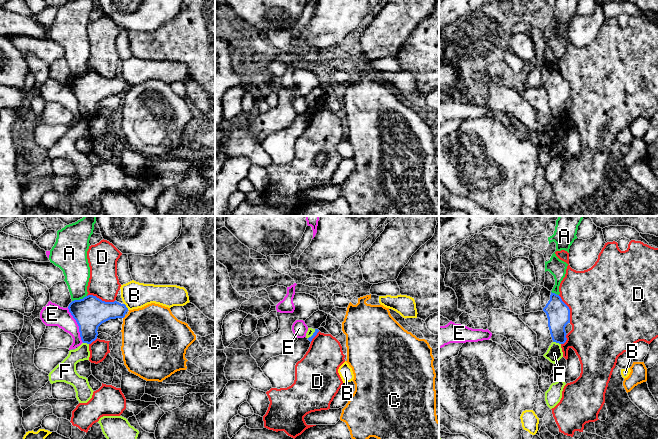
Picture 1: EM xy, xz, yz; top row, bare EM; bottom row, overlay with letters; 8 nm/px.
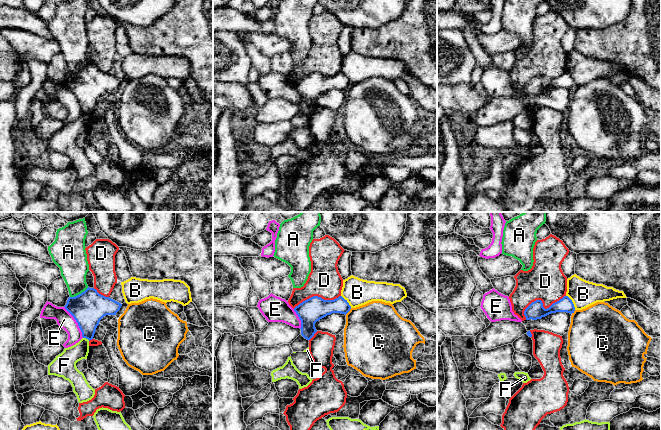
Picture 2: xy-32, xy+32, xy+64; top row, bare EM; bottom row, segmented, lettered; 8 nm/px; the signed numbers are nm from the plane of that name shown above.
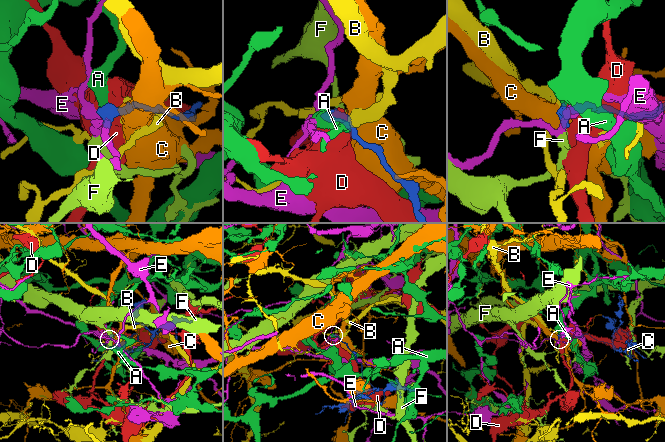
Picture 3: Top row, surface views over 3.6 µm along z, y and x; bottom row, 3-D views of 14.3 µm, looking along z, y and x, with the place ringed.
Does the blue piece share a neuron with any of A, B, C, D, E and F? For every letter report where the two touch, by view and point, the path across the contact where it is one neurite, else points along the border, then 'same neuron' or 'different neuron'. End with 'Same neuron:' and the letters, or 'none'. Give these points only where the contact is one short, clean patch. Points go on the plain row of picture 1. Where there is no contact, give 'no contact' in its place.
A: xy (80, 75) | along xy (86, 71), (72, 77) | different neuron
B: xy (125, 82) | along xy (124, 79), (128, 85) | different neuron
C: xy (124, 92) | different neuron
D: xy (100, 75) | different neuron
E: xy (78, 101) | along xy (67, 83), (78, 102), (79, 112), (83, 118) | different neuron
F: yz (557, 118) | along yz (553, 117), (560, 120) | different neuron
Same neuron: none

